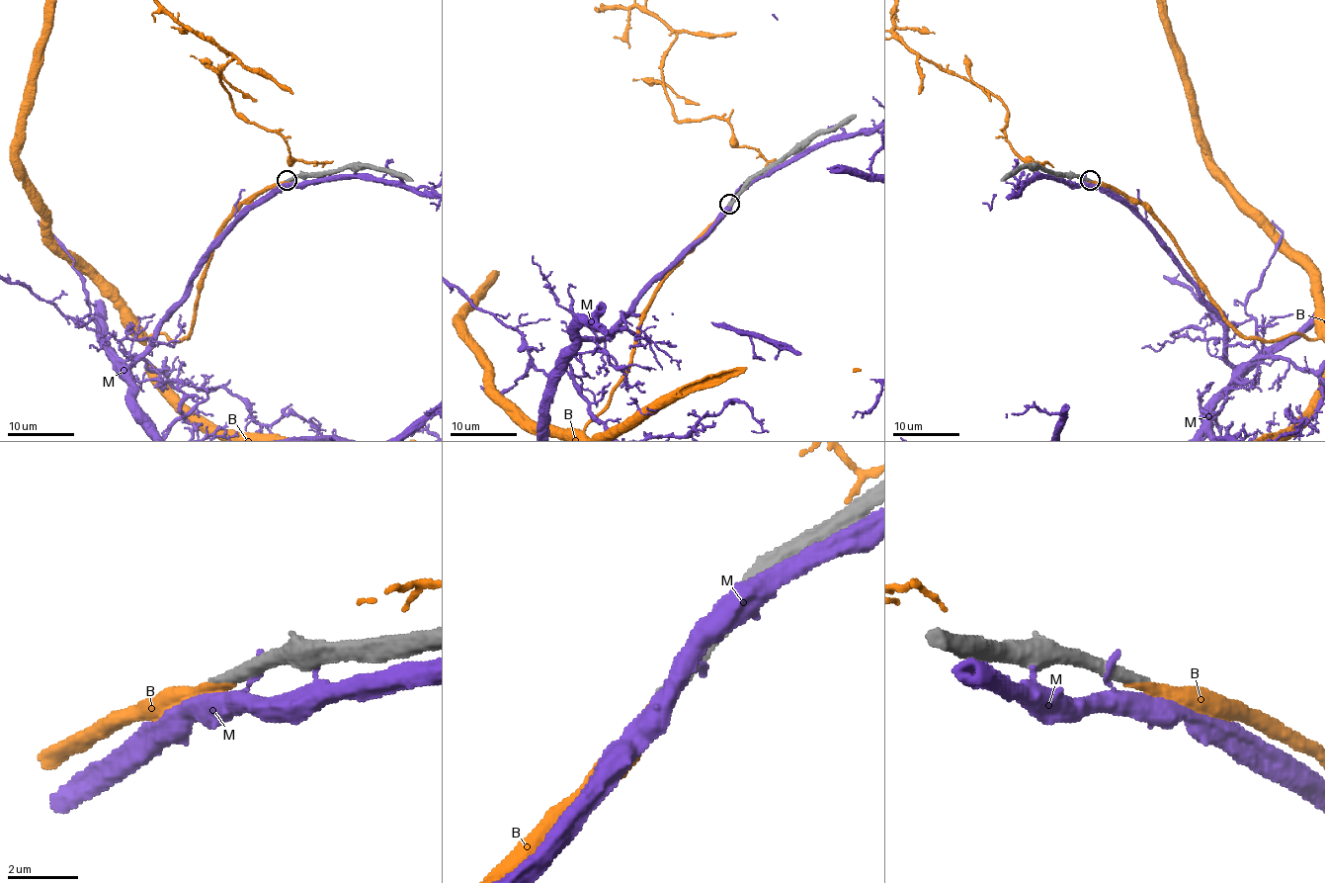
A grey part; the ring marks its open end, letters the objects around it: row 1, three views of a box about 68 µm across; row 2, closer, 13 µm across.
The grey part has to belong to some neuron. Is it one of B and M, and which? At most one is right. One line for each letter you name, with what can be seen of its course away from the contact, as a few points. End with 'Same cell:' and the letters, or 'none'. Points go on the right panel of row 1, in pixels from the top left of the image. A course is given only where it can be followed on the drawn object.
Same cell: B

